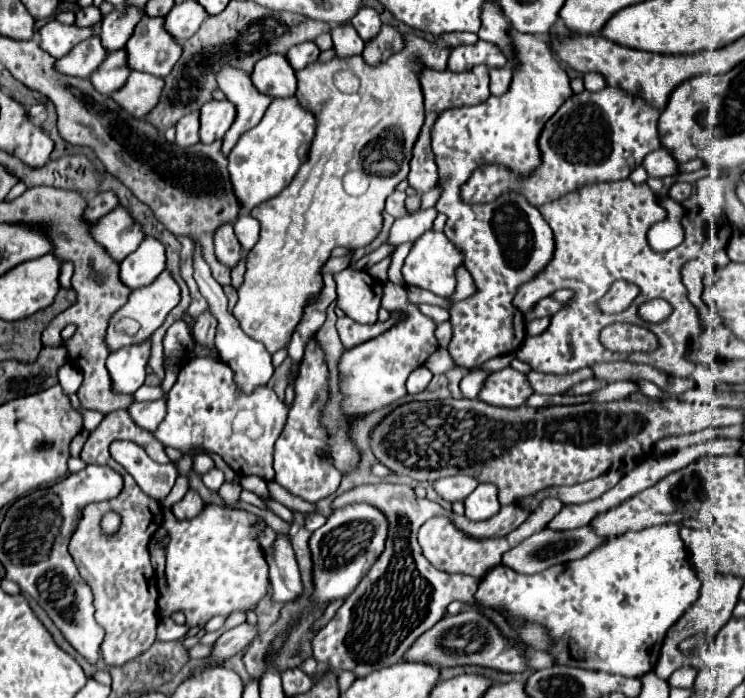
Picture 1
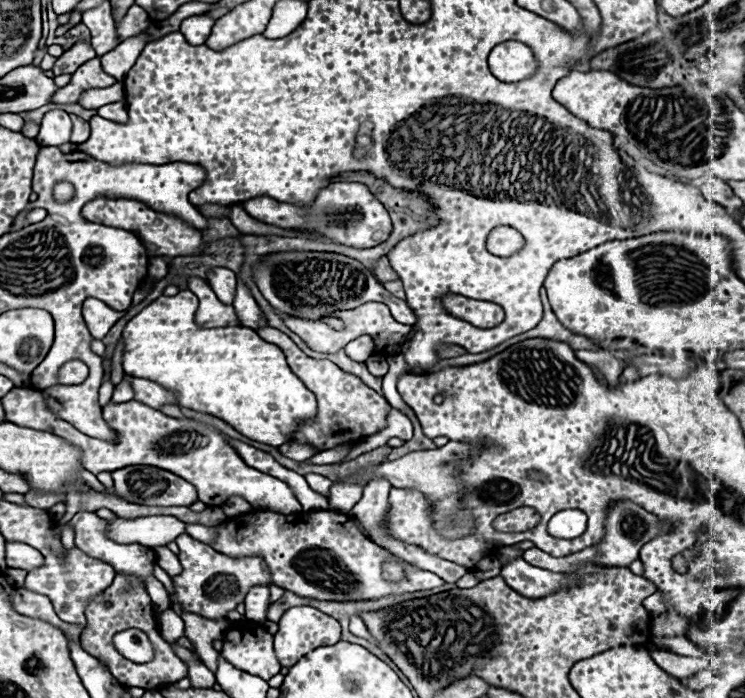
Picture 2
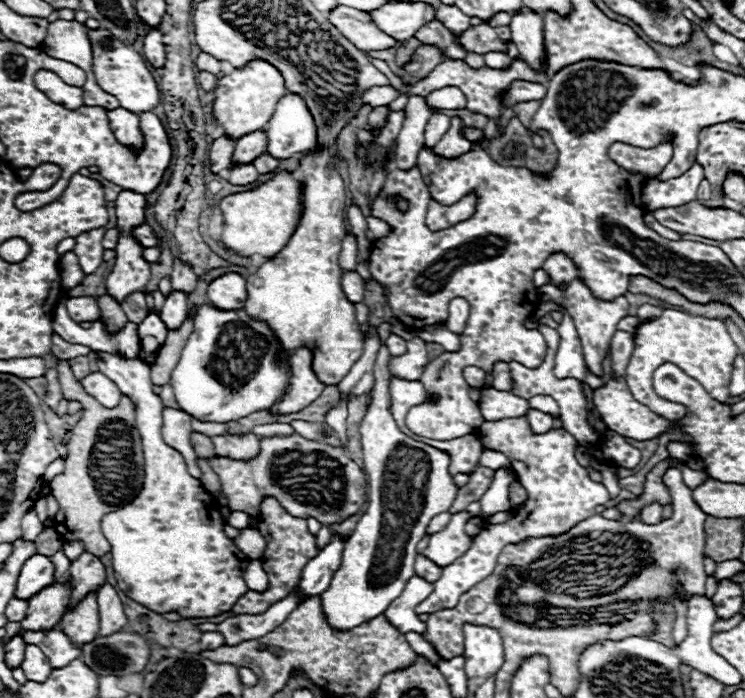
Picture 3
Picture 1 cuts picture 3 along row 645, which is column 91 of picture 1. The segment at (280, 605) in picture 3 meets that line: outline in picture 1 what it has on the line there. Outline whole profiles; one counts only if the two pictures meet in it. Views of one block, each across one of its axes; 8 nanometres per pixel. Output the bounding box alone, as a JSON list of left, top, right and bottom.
[90,206,144,262]

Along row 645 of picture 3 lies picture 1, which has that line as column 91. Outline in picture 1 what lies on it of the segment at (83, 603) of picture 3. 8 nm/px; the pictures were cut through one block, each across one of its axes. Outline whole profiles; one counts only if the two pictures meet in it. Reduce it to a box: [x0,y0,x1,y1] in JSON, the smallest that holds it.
[90,50,130,94]

